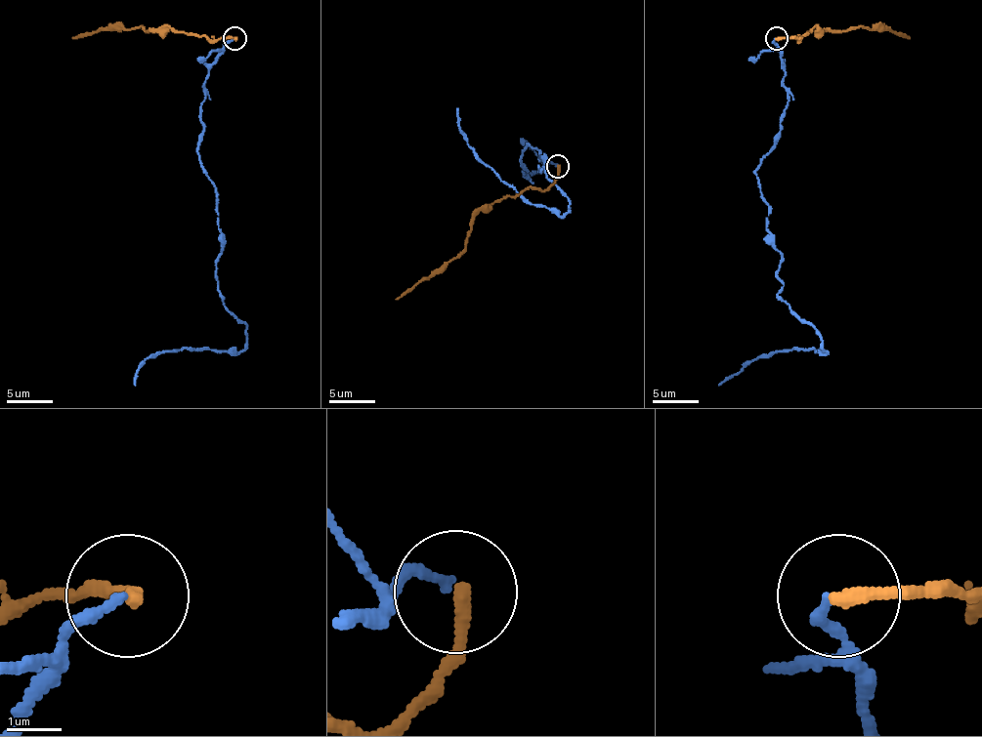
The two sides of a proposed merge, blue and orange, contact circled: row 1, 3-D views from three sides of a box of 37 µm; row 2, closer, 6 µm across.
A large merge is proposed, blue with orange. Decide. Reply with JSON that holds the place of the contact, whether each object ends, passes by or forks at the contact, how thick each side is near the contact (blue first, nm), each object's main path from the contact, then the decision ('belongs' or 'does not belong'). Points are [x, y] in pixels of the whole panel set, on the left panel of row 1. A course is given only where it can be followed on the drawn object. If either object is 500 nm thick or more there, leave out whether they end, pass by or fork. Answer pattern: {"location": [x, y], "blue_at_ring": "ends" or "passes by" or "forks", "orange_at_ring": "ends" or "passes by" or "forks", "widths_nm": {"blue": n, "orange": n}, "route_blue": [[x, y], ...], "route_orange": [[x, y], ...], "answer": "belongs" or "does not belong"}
{"location": [234, 38], "blue_at_ring": "ends", "orange_at_ring": "ends", "widths_nm": {"blue": 170, "orange": 260}, "route_blue": [[235, 39], [209, 68], [198, 159], [217, 193], [221, 298], [246, 344], [158, 351], [136, 386]], "route_orange": [[235, 39], [202, 36], [163, 27], [96, 29], [73, 39]], "answer": "belongs"}

